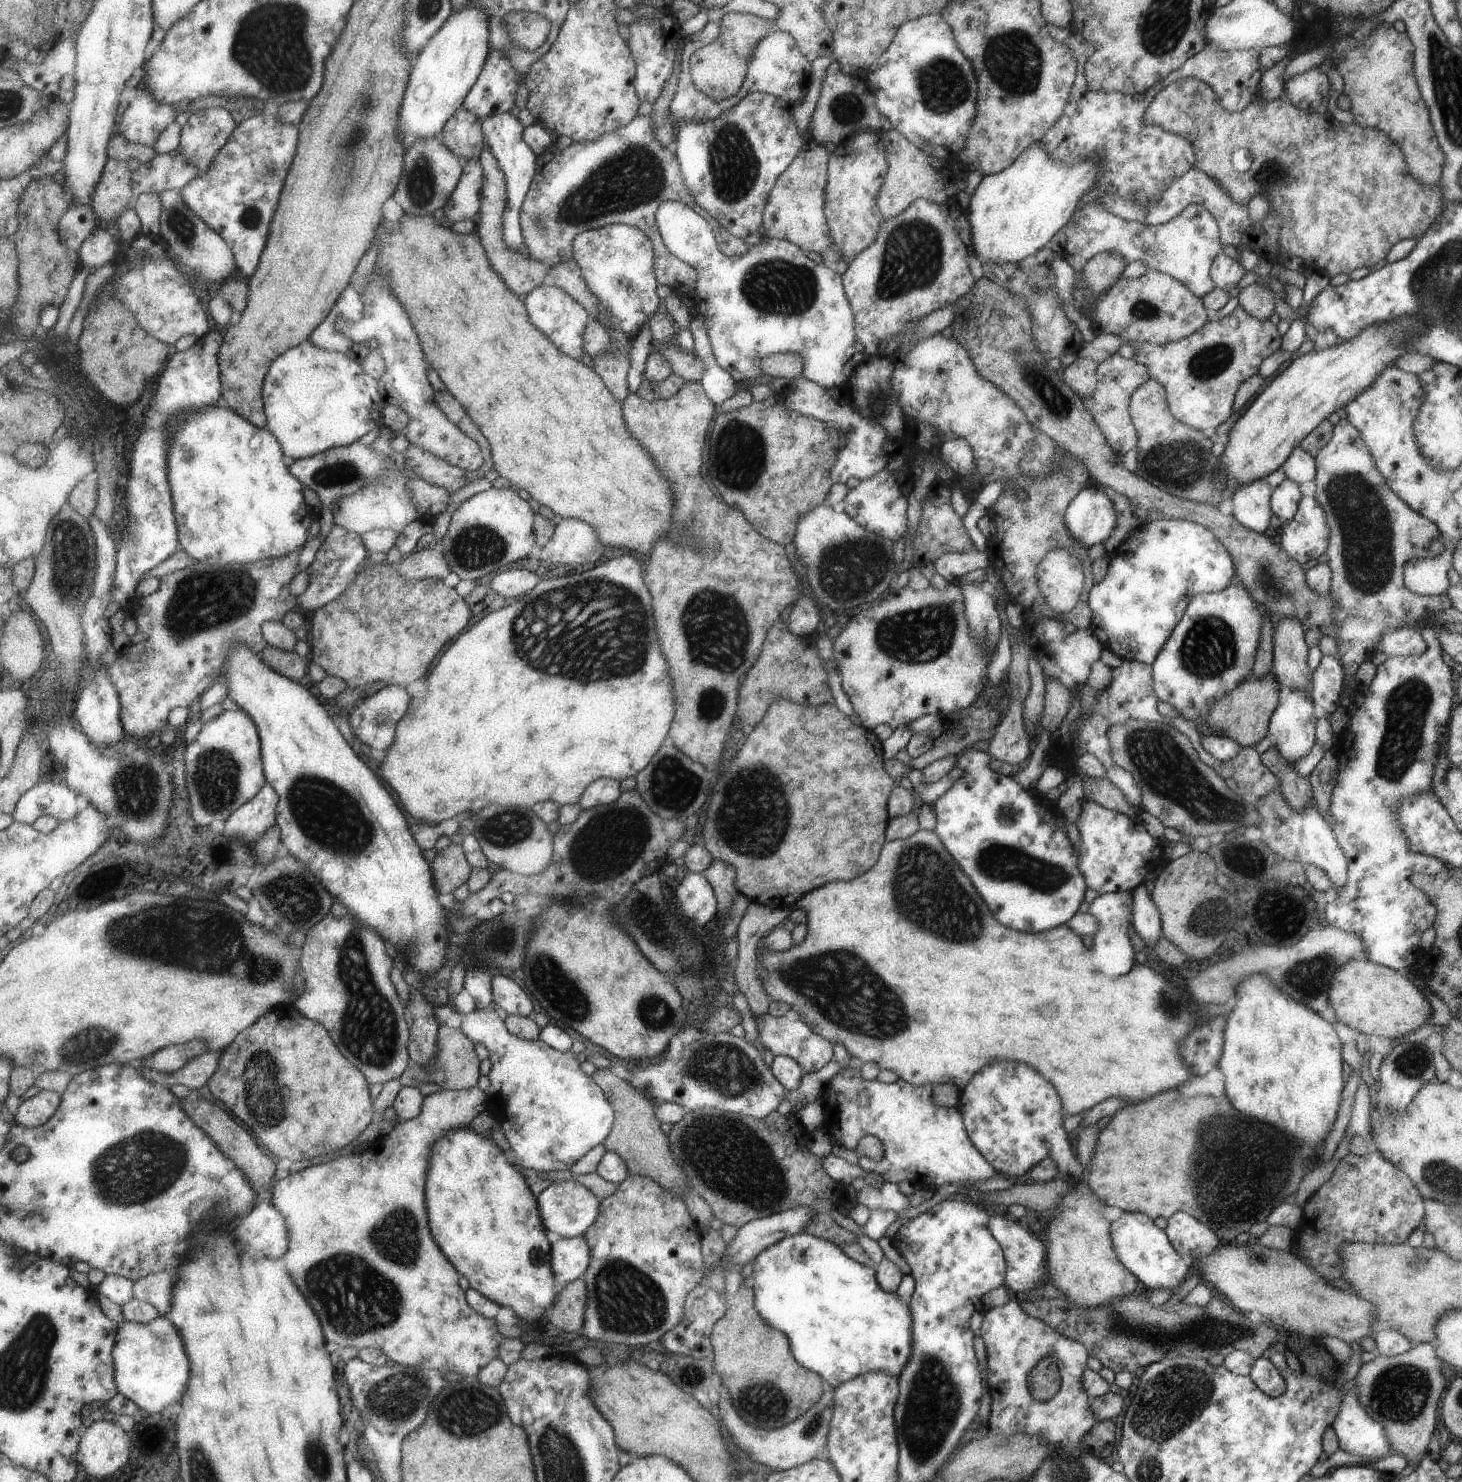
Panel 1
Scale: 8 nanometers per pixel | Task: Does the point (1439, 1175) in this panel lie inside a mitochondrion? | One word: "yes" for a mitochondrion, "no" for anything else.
yes

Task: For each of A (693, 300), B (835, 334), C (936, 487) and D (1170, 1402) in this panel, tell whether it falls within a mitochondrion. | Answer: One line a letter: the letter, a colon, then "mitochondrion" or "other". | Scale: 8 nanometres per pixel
A: other
B: other
C: other
D: mitochondrion

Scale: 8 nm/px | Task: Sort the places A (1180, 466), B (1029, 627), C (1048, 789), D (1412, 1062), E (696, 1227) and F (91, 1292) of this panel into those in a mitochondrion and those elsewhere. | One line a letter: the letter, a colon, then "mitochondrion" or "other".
A: mitochondrion
B: other
C: other
D: mitochondrion
E: other
F: other

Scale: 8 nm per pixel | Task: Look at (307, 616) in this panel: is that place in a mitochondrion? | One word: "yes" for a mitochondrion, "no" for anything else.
no

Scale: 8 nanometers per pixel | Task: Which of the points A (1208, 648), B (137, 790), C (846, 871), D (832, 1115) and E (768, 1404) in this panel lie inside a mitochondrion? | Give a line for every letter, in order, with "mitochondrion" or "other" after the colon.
A: mitochondrion
B: mitochondrion
C: other
D: other
E: mitochondrion

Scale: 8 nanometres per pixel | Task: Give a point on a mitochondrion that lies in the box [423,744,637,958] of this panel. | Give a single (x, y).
(507, 829)

